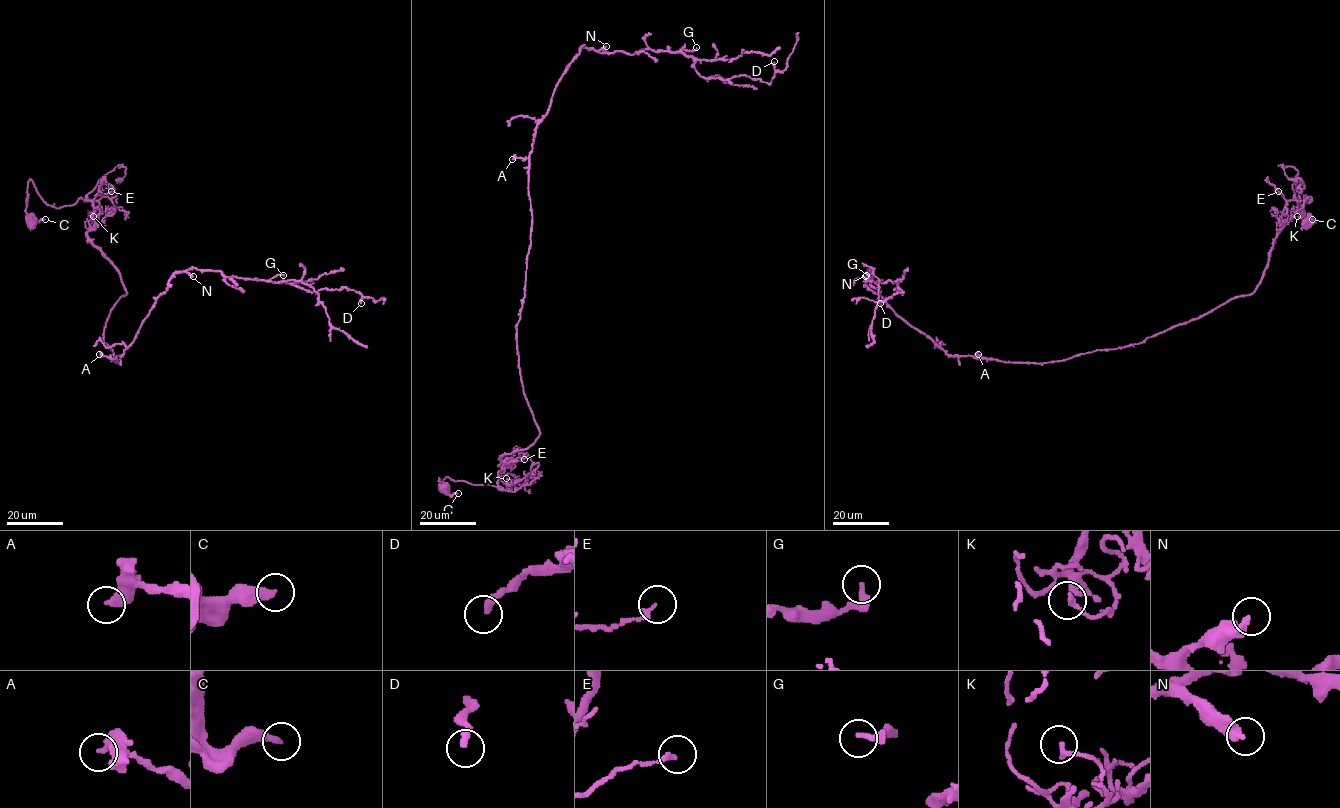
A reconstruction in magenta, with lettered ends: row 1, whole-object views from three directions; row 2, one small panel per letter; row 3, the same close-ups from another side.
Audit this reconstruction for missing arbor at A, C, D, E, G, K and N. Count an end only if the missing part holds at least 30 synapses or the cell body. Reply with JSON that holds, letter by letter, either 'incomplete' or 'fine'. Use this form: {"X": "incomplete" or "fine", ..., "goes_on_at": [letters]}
{"A": "fine", "C": "fine", "D": "fine", "E": "fine", "G": "fine", "K": "fine", "N": "fine", "goes_on_at": []}

